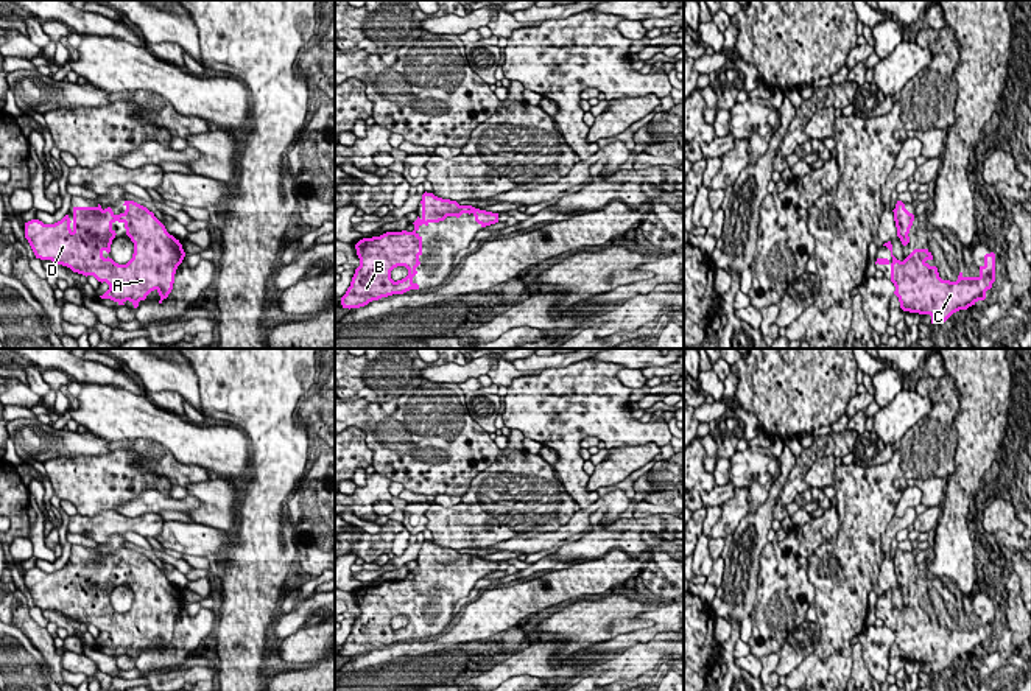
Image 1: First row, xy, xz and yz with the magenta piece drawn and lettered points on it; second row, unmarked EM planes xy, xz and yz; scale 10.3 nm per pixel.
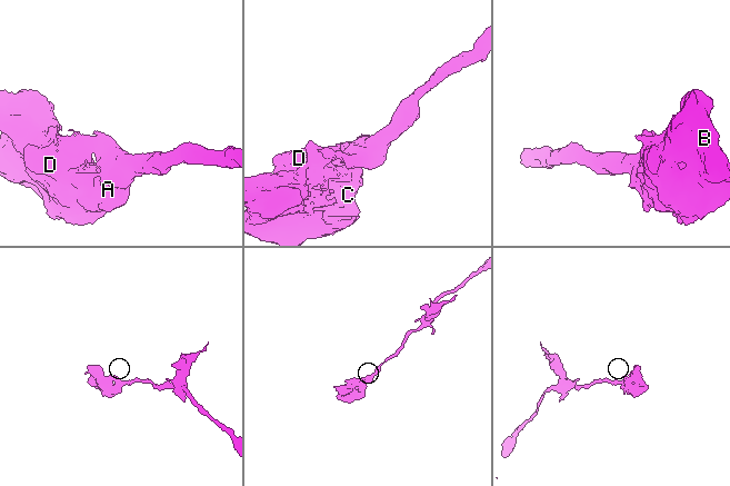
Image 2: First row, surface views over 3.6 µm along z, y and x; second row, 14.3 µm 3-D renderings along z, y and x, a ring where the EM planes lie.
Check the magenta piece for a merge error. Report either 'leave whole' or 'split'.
leave whole

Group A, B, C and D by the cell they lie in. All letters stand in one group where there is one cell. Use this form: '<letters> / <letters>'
A B C D

